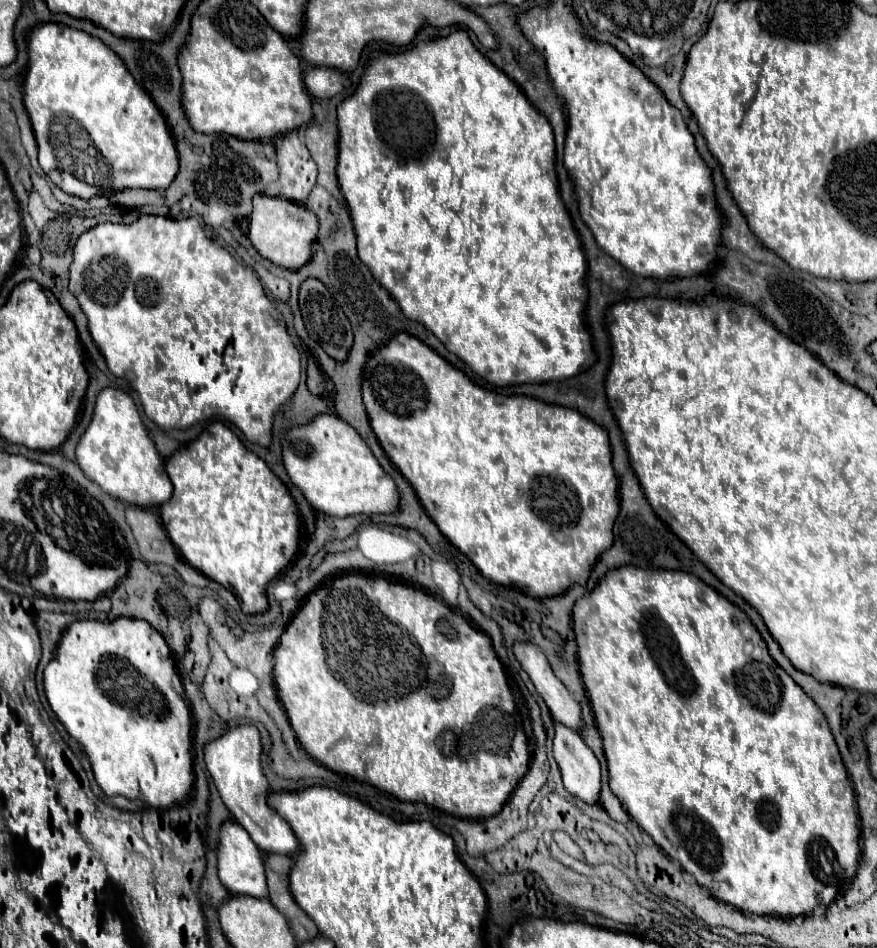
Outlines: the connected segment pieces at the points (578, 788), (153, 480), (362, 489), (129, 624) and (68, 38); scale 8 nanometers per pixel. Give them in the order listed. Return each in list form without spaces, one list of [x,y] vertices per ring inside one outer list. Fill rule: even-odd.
[[[555,724],[553,740],[553,758],[559,764],[565,790],[583,800],[585,804],[601,804],[601,766],[591,748],[583,742],[581,736],[575,736],[571,728]]]
[[[103,388],[99,392],[93,420],[79,440],[75,454],[85,476],[95,480],[103,492],[121,502],[151,508],[161,506],[171,498],[173,484],[147,428],[141,422],[135,400],[117,388]]]
[[[335,412],[319,414],[311,424],[291,428],[283,442],[283,464],[291,482],[323,514],[391,514],[399,508],[399,490],[391,474],[379,466],[359,432]]]
[[[119,618],[119,622],[99,622],[99,620],[81,620],[73,622],[67,632],[63,632],[63,640],[59,640],[59,652],[55,652],[55,660],[45,668],[45,692],[49,698],[49,704],[57,718],[63,722],[67,732],[79,740],[83,750],[87,752],[87,758],[91,762],[93,774],[97,784],[103,788],[107,796],[125,796],[131,800],[141,800],[143,804],[157,808],[157,810],[167,810],[173,804],[183,804],[189,798],[191,786],[193,786],[193,760],[191,760],[191,738],[193,738],[193,714],[191,708],[185,700],[185,690],[183,682],[177,670],[175,654],[167,646],[165,638],[153,630],[147,622],[135,620],[135,618]]]
[[[45,22],[39,28],[35,28],[35,32],[31,34],[29,60],[31,60],[31,64],[29,64],[27,74],[25,74],[23,98],[25,98],[25,108],[27,108],[31,124],[33,124],[37,146],[39,146],[39,164],[41,164],[45,174],[49,174],[53,170],[59,172],[59,176],[61,176],[59,186],[61,186],[63,192],[67,192],[71,196],[77,196],[77,198],[83,198],[83,200],[89,200],[93,196],[103,196],[103,194],[109,194],[109,192],[121,192],[121,190],[127,190],[127,188],[145,188],[145,190],[157,190],[157,188],[165,190],[165,188],[169,188],[169,184],[173,182],[173,178],[179,170],[179,160],[177,160],[177,150],[175,150],[175,142],[173,142],[171,130],[167,126],[167,120],[161,114],[161,110],[153,104],[151,96],[135,82],[131,72],[127,72],[127,66],[123,64],[123,60],[111,48],[107,48],[99,38],[89,36],[83,30],[75,30],[75,28],[71,30],[65,24]]]

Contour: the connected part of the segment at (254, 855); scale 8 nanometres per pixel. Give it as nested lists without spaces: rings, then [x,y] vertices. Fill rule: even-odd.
[[[225,822],[221,828],[219,842],[219,878],[231,894],[237,896],[253,896],[253,898],[269,898],[267,880],[265,880],[265,852],[261,852],[251,840],[249,832],[237,822]]]

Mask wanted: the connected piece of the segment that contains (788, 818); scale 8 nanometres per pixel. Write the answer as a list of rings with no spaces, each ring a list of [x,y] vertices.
[[[621,566],[607,572],[599,586],[575,604],[573,628],[579,642],[581,676],[603,736],[611,776],[609,786],[625,802],[629,816],[667,852],[667,856],[677,860],[683,870],[715,898],[751,914],[807,914],[819,906],[829,906],[851,886],[859,868],[861,830],[853,784],[849,784],[839,748],[821,708],[769,656],[767,644],[739,606],[731,604],[695,574],[681,570],[643,570],[637,566]]]

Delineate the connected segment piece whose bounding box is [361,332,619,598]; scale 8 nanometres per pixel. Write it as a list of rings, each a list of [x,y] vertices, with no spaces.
[[[407,332],[395,336],[391,344],[385,344],[367,360],[361,384],[363,384],[363,404],[369,414],[371,428],[379,438],[383,450],[387,452],[391,462],[401,470],[401,474],[411,482],[423,508],[427,510],[431,520],[439,526],[443,536],[457,550],[461,550],[485,578],[503,586],[513,586],[531,598],[559,596],[571,584],[587,582],[587,576],[593,564],[597,562],[597,558],[613,544],[613,522],[619,514],[619,478],[611,464],[609,436],[601,426],[597,426],[595,422],[591,422],[587,416],[583,416],[573,408],[547,404],[527,396],[503,396],[485,390],[473,384],[461,370],[453,368],[435,350],[431,350],[427,344],[423,344],[421,340],[417,340]]]

